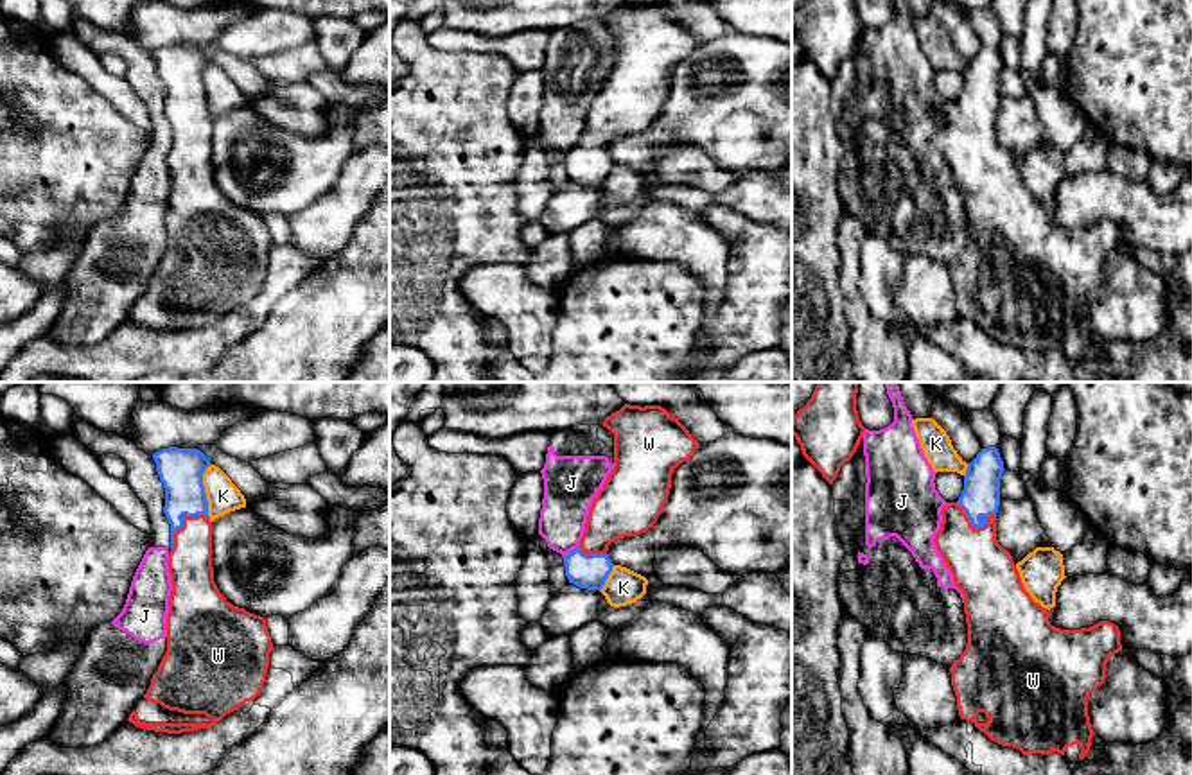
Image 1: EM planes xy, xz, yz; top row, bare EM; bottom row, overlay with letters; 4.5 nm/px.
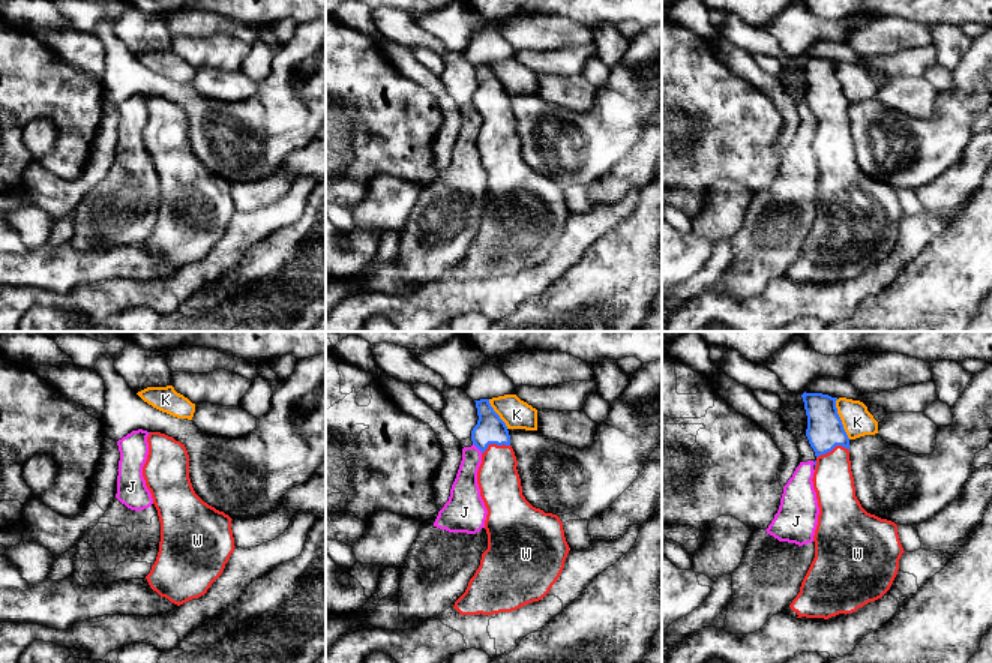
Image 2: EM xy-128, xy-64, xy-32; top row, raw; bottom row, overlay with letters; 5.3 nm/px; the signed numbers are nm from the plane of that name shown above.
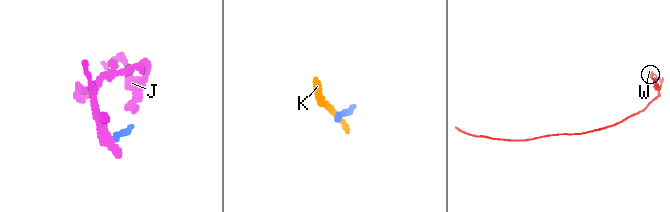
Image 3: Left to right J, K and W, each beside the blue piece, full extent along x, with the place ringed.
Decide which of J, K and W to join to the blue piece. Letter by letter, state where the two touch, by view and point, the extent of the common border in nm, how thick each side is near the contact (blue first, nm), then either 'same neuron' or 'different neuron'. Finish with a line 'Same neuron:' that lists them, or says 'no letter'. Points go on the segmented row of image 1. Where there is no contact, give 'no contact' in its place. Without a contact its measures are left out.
J: meets blue in xz at (571, 551); contact 90 nm long; 150 nm thick on the blue side, 220 nm on the other; different neuron
K: meets blue in xy at (203, 492); contact 260 nm long; 200 nm thick on the blue side, 150 nm on the other; different neuron
W: meets blue in yz at (975, 528); contact 190 nm long; 180 nm thick on the blue side, 280 nm on the other; same neuron
Same neuron: W

